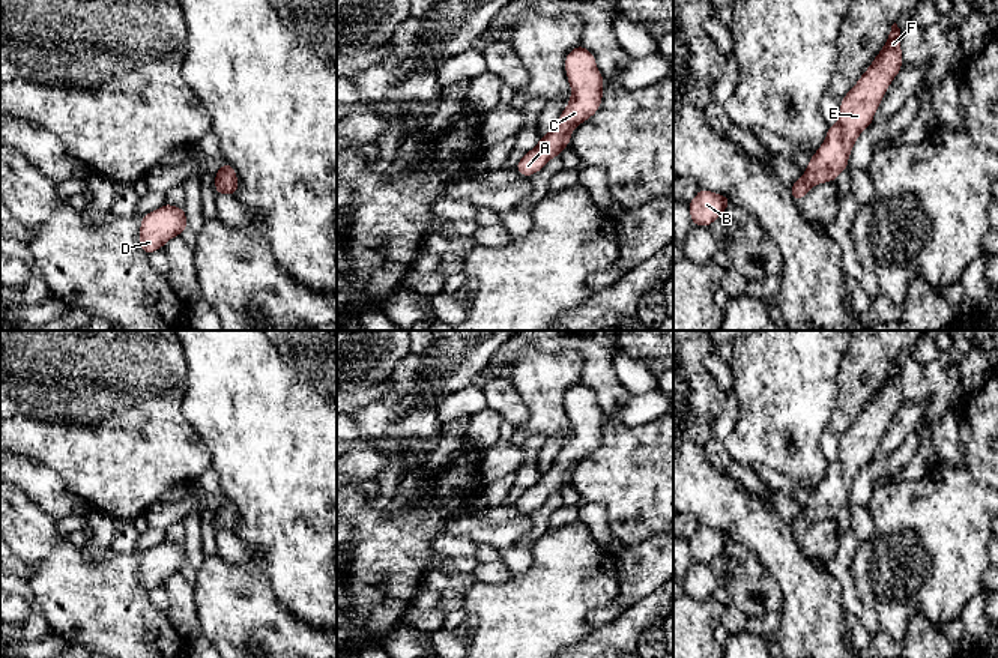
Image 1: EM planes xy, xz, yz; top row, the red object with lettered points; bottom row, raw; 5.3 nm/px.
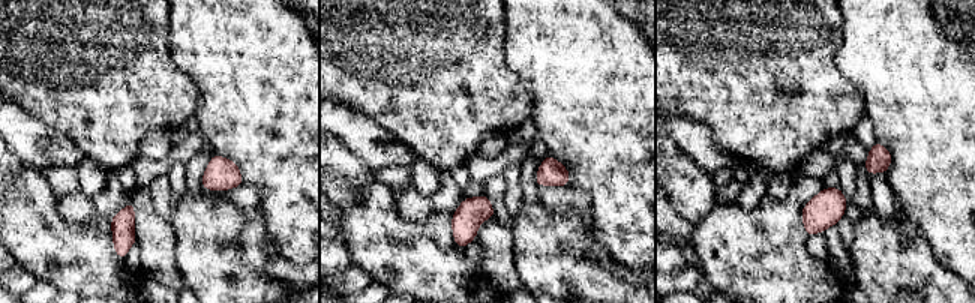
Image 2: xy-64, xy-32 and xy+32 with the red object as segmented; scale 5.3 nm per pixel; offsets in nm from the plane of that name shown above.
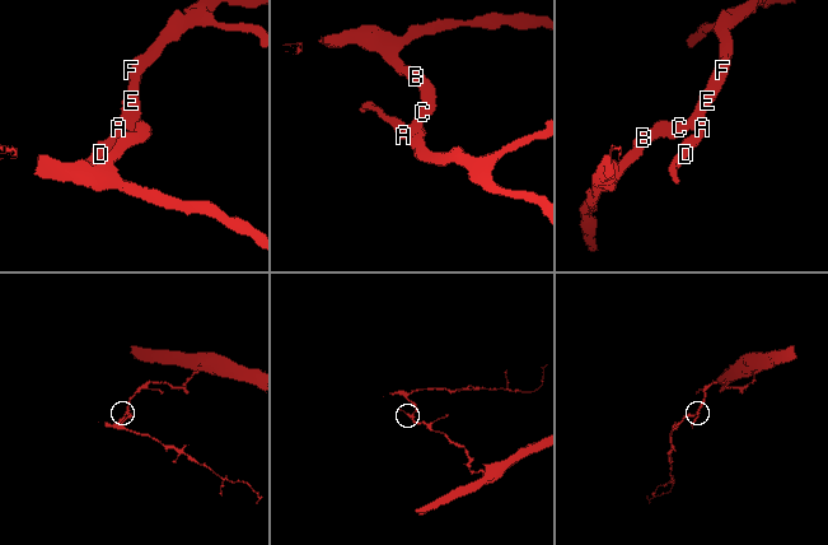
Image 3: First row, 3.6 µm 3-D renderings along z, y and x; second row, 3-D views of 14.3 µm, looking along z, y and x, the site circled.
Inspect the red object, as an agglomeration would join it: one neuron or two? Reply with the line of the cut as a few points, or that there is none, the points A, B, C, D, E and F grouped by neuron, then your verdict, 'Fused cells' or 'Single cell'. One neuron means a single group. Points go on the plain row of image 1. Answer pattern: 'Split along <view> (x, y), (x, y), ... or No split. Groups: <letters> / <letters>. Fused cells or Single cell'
No split. Groups: A B C D E F. Single cell

